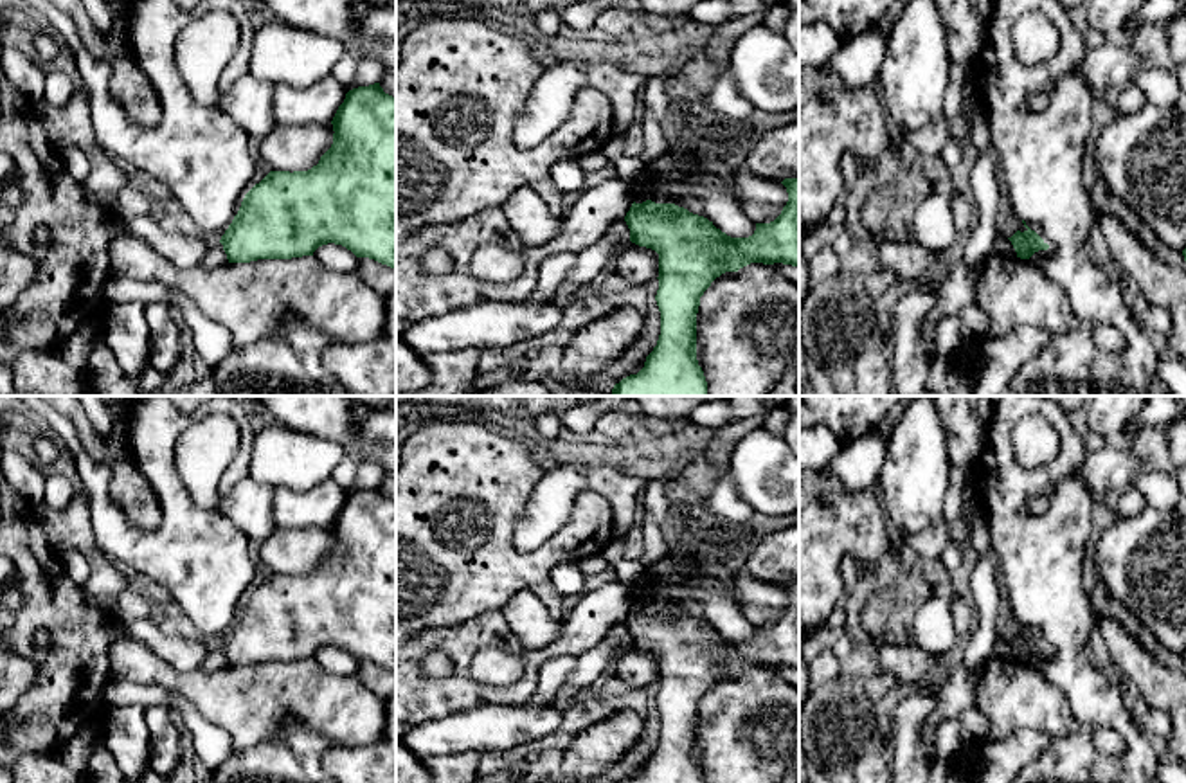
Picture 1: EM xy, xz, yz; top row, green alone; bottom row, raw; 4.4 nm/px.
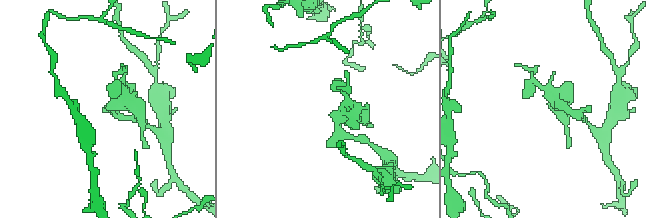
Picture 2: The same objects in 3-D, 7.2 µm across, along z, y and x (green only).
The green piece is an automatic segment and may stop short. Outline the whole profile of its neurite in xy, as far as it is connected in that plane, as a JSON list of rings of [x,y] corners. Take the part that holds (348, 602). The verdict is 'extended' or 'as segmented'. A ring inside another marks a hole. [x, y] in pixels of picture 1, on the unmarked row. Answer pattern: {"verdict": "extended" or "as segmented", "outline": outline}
{"verdict": "as segmented", "outline": [[[380,486],[346,497],[333,524],[333,547],[308,574],[270,574],[243,601],[220,646],[229,666],[313,659],[328,646],[342,648],[356,661],[369,661],[396,673],[396,500]]]}

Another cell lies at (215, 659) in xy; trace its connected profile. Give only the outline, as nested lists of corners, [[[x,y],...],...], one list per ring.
[[[212,643],[203,662],[202,662],[202,670],[214,671],[214,670],[221,670],[225,666],[229,666],[229,662],[227,662],[227,657],[223,653],[223,648],[220,646],[220,643]]]

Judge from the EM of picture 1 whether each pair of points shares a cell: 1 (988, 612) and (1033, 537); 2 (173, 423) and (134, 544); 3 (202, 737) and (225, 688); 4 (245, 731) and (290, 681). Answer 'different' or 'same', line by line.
1: different
2: same
3: different
4: same

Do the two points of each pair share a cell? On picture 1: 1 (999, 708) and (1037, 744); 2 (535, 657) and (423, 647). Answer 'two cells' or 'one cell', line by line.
1: two cells
2: one cell

